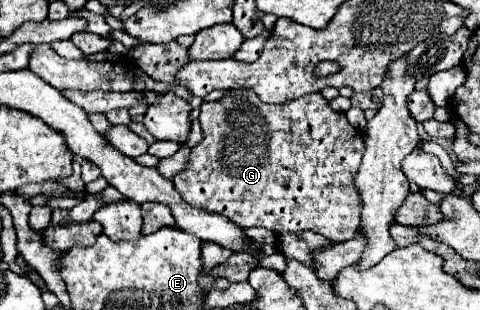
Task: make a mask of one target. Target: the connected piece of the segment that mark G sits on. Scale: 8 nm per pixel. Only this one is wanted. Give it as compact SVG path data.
M238 90L238 92L230 92L226 98L222 98L220 102L204 102L202 104L202 112L200 112L200 124L202 124L202 134L204 140L192 148L190 154L190 162L188 168L184 172L180 172L172 182L178 188L178 192L182 194L182 198L194 206L194 208L204 208L208 212L216 212L226 216L228 220L232 220L236 226L240 228L248 228L248 226L262 226L266 230L272 230L276 234L284 234L284 232L316 232L322 234L324 238L328 238L330 242L346 242L350 238L356 236L358 232L358 192L354 192L354 172L358 172L358 164L362 160L362 152L364 152L364 138L362 134L348 124L344 112L334 112L328 104L328 100L322 98L320 92L316 94L306 94L302 98L296 98L292 102L284 102L284 104L262 104L262 100L258 100L258 96L250 90Z

